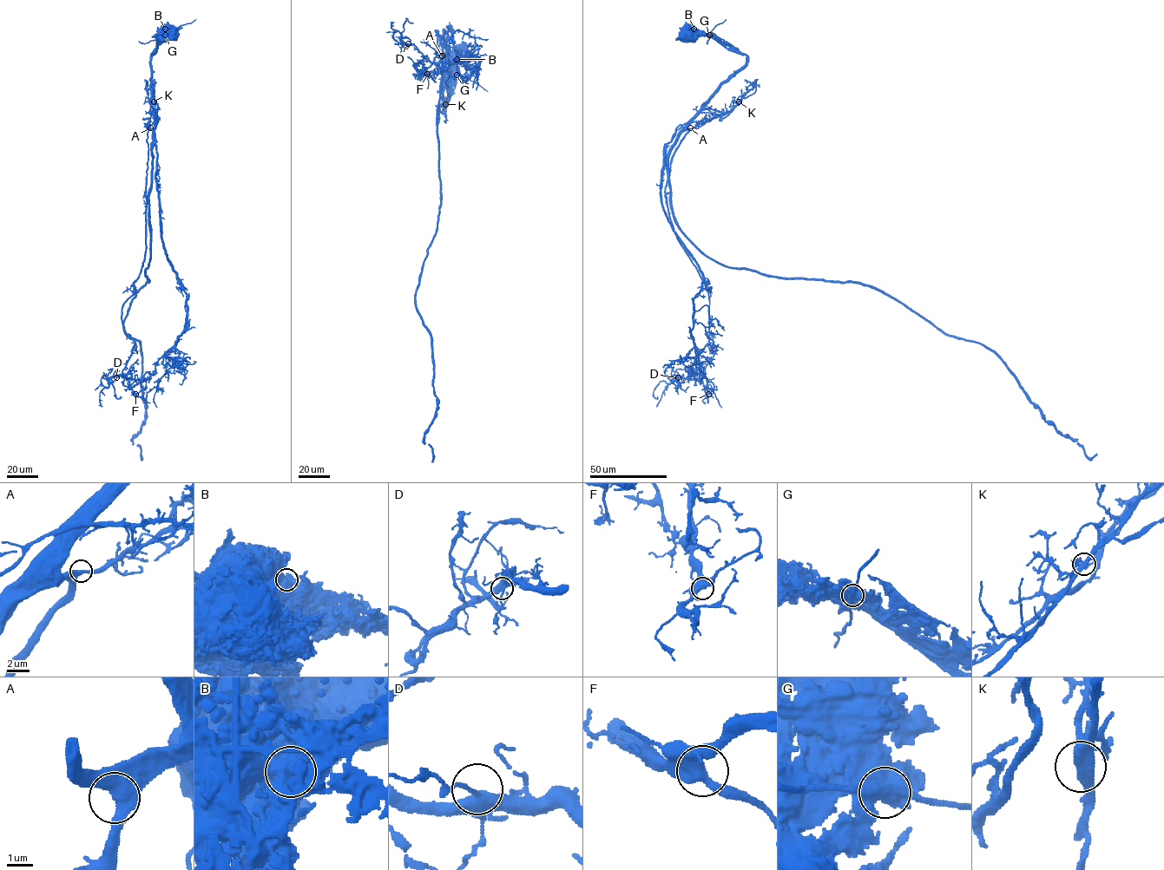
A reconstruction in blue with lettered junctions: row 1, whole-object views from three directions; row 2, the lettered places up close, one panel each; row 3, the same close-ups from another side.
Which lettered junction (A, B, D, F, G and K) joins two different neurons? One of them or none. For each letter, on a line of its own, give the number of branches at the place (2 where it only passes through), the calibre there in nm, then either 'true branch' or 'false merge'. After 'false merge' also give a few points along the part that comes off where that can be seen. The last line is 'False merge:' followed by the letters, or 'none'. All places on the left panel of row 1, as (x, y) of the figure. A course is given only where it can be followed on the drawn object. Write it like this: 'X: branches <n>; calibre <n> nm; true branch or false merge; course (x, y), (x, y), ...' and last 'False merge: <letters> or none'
A: branches 2; calibre 550 nm; true branch
B: branches 1; calibre 900 nm; true branch
D: branches 2; calibre 360 nm; true branch
F: branches 2; calibre 600 nm; true branch
G: branches 1; calibre 1100 nm; false merge; course (165, 35), (195, 19)
K: branches 2; calibre 420 nm; true branch
False merge: G

